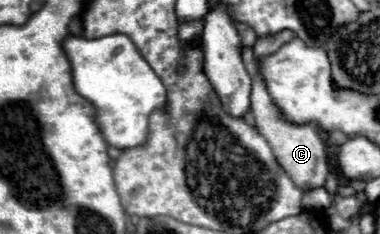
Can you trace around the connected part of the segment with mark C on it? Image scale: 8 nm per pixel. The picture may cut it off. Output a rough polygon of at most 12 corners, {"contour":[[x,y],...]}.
{"contour":[[244,48],[250,108],[278,164],[302,190],[324,186],[324,140],[284,118],[260,58]]}

